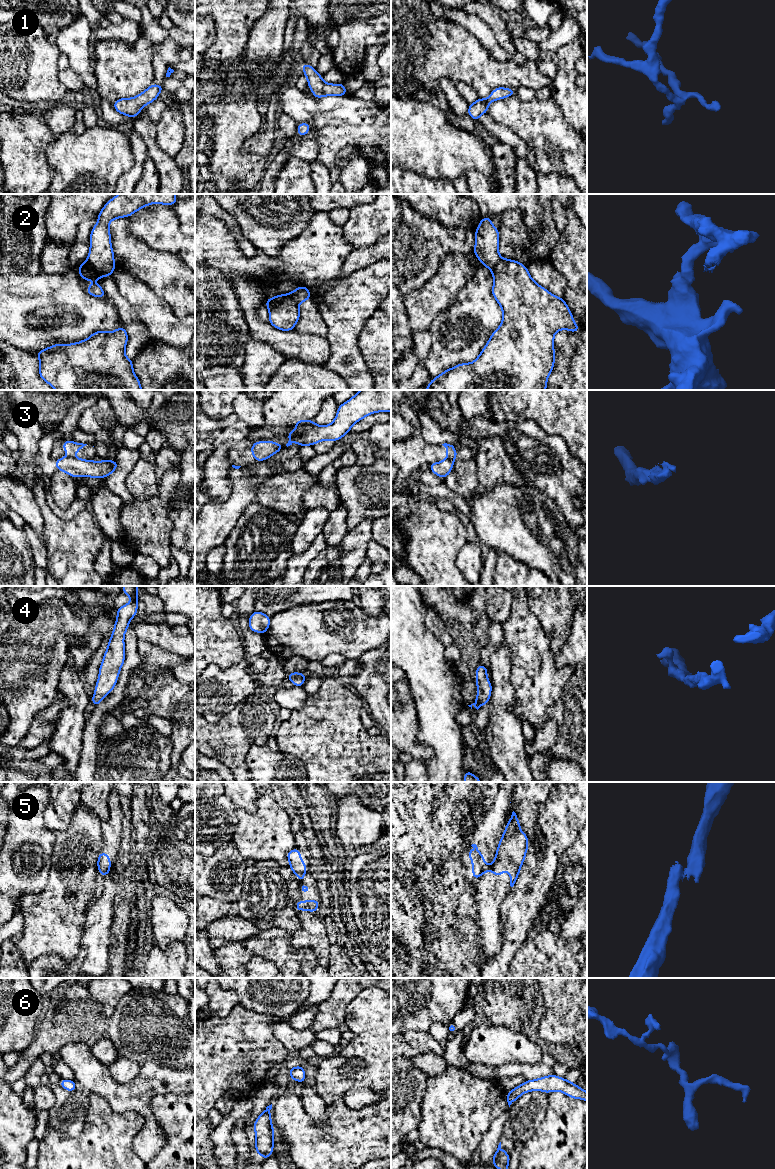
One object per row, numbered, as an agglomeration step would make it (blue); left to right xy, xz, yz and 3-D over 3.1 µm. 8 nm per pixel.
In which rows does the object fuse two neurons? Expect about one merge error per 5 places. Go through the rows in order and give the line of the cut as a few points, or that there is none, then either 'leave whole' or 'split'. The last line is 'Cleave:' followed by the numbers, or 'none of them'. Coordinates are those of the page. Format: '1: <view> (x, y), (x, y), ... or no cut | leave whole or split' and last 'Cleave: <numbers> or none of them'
1: no cut | leave whole
2: xy (87, 260), (100, 275) | split
3: yz (446, 458), (453, 461) | split
4: no cut | leave whole
5: yz (483, 869), (481, 873) | split
6: no cut | leave whole
Cleave: 2, 3, 5

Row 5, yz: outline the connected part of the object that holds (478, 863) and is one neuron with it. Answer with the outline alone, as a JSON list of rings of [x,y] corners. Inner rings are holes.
[[[476,844],[471,845],[474,849],[472,851],[468,851],[466,853],[466,857],[470,857],[472,859],[472,876],[474,879],[479,880],[483,868],[487,865],[485,863],[483,854],[480,853]]]

